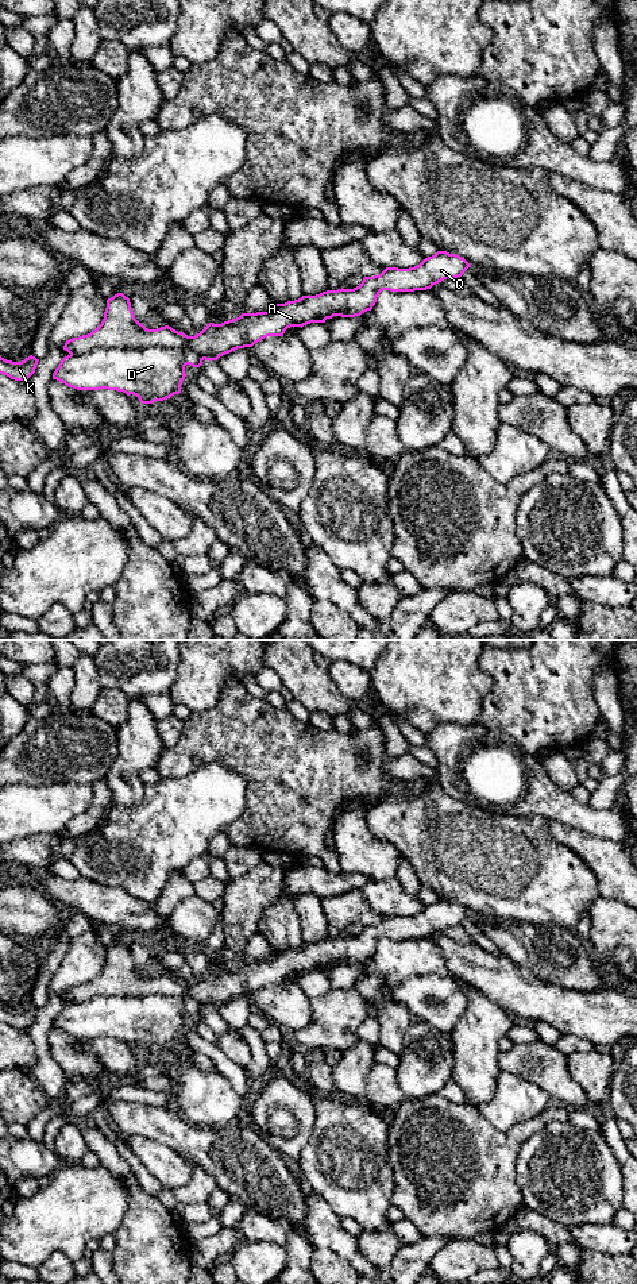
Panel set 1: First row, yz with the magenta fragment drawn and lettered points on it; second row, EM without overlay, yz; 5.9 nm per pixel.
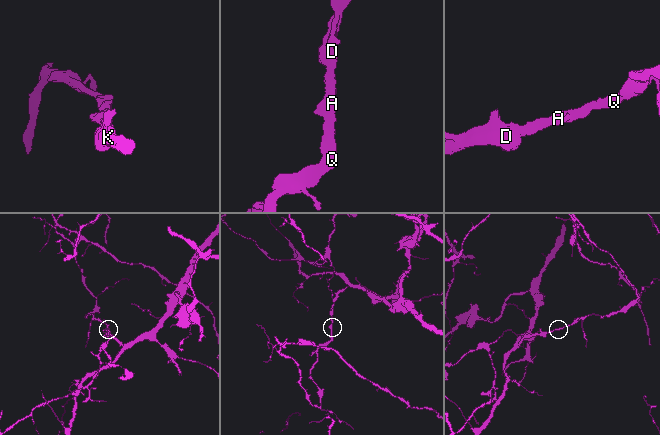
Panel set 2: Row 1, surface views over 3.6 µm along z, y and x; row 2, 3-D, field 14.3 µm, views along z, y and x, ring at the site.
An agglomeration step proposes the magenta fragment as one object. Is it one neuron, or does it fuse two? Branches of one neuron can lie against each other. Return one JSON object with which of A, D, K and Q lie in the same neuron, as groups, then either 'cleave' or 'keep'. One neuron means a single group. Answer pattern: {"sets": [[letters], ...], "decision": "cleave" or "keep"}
{"sets": [["A", "D", "Q"], ["K"]], "decision": "cleave"}

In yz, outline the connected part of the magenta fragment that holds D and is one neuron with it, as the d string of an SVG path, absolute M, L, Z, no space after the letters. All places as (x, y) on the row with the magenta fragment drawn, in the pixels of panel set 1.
M97 347L84 355L65 356L53 379L77 390L117 390L153 404L181 393L185 366L184 351L178 348Z

